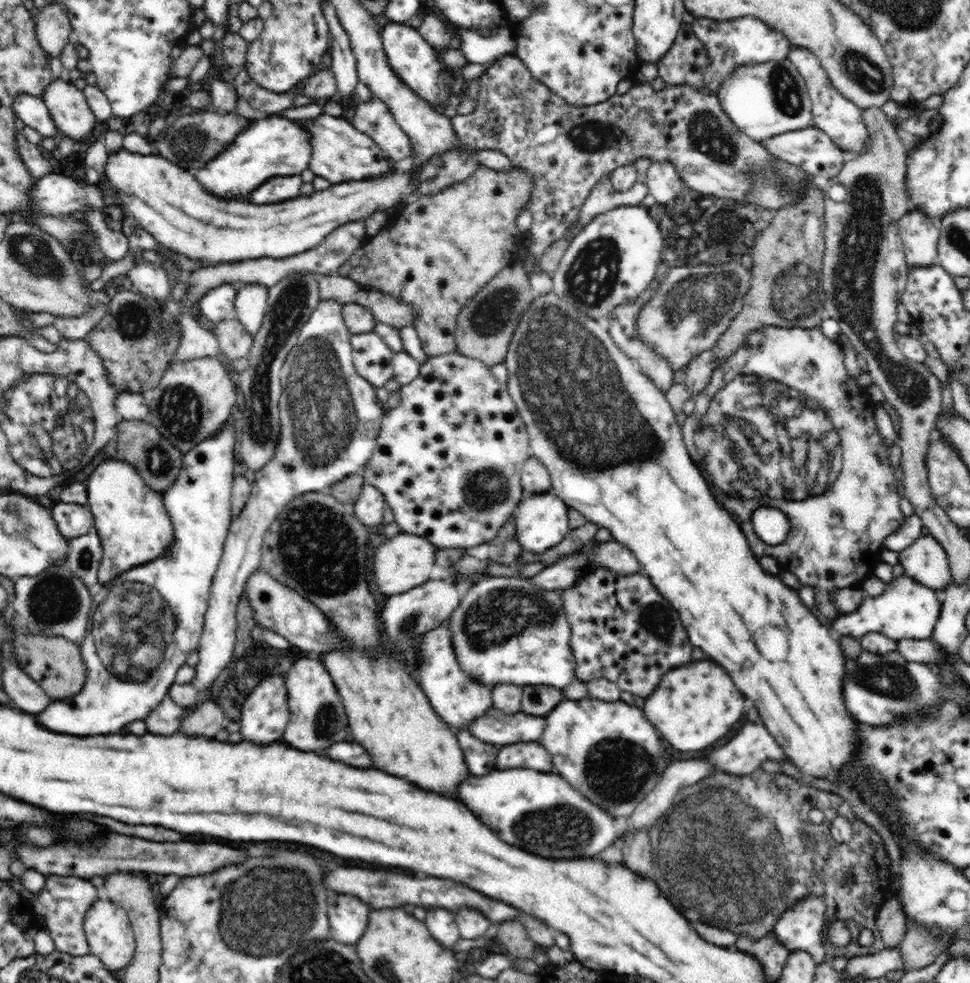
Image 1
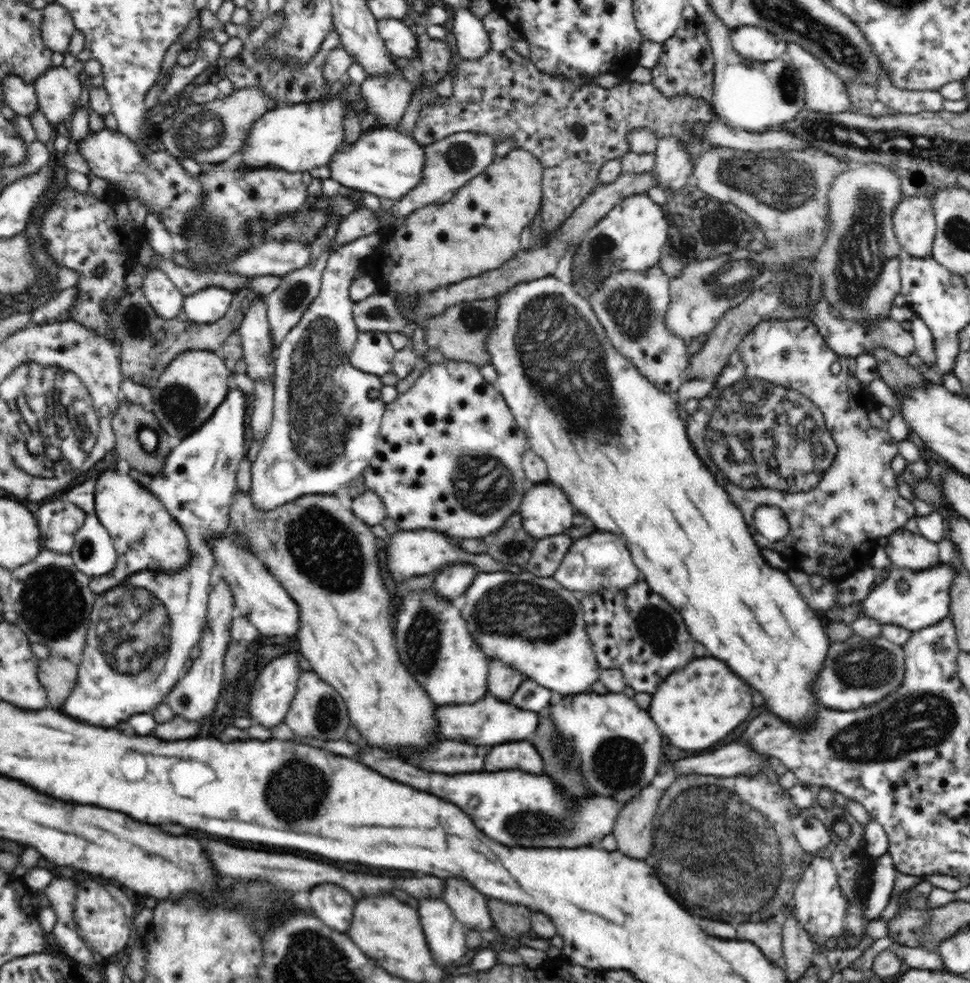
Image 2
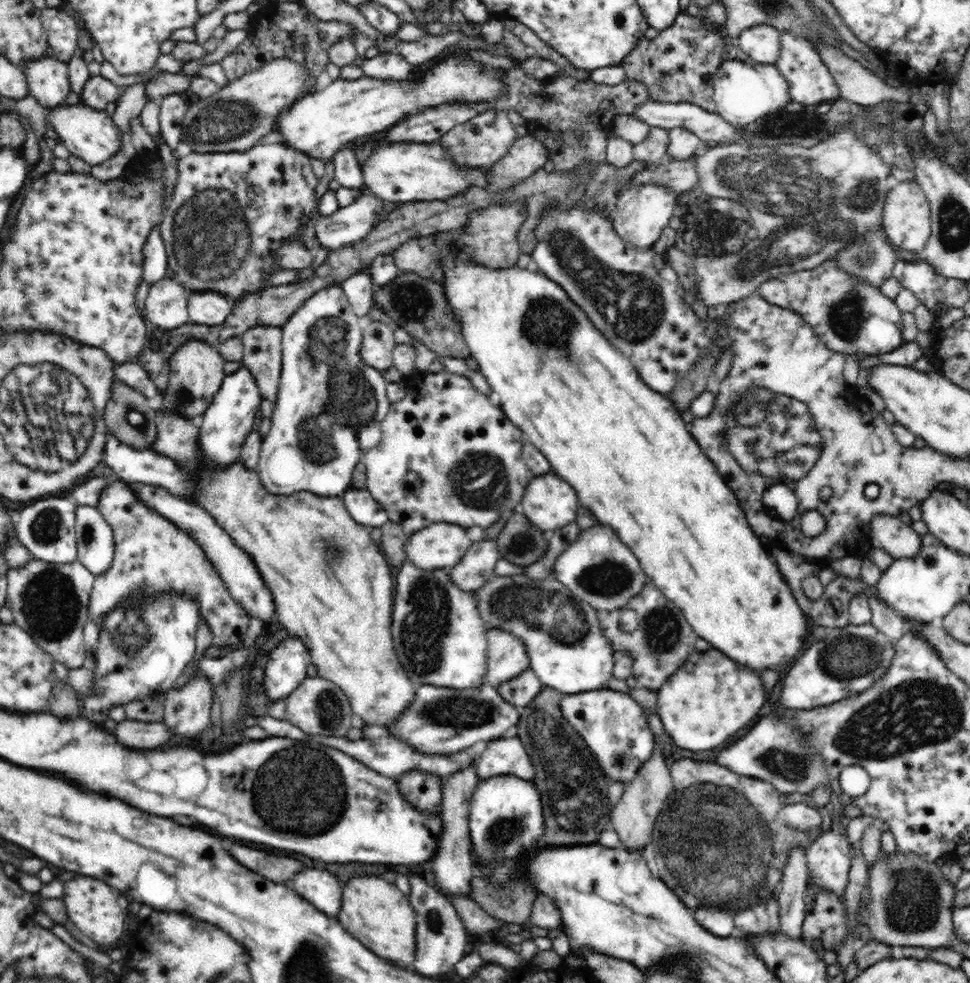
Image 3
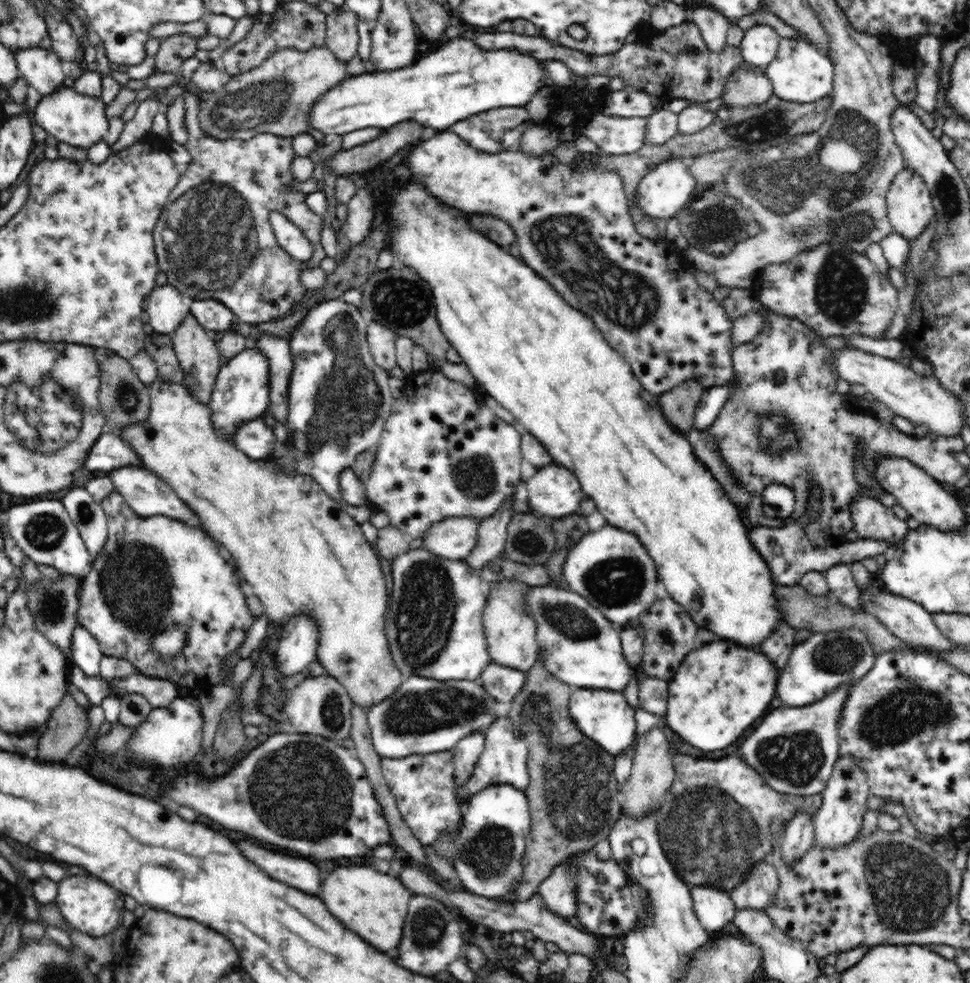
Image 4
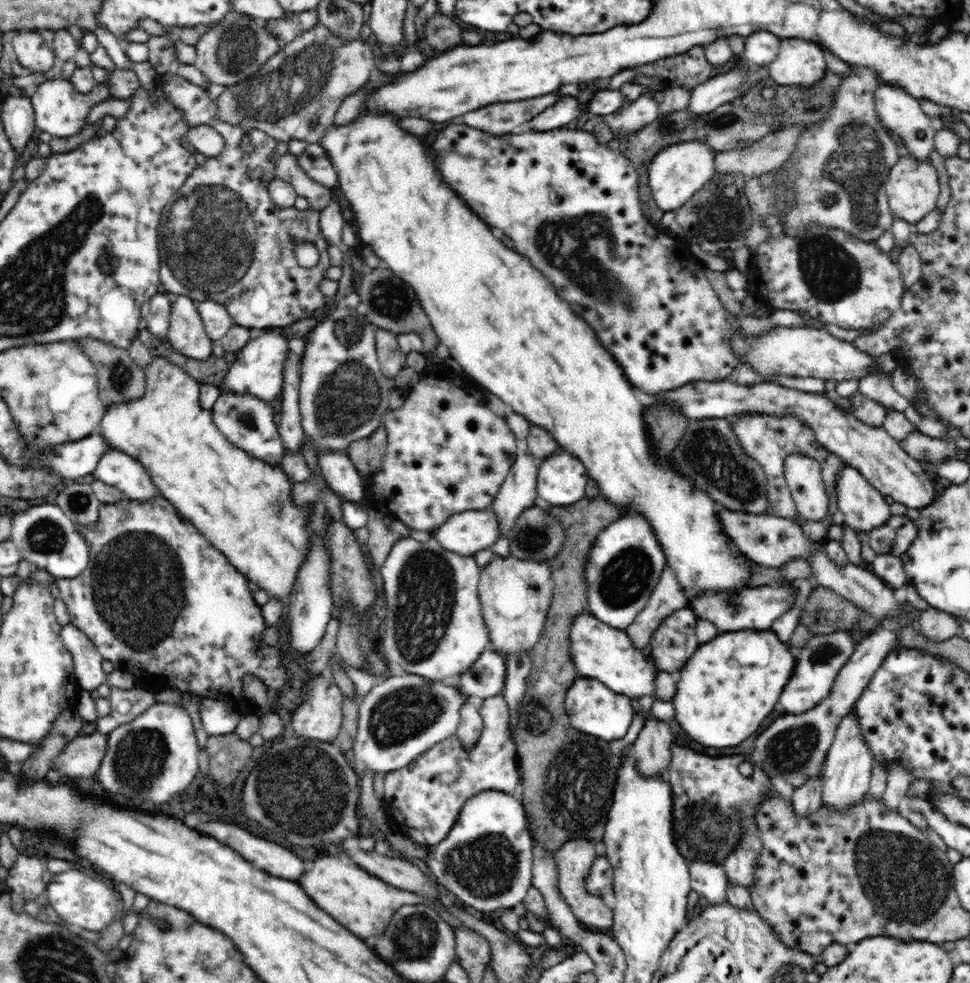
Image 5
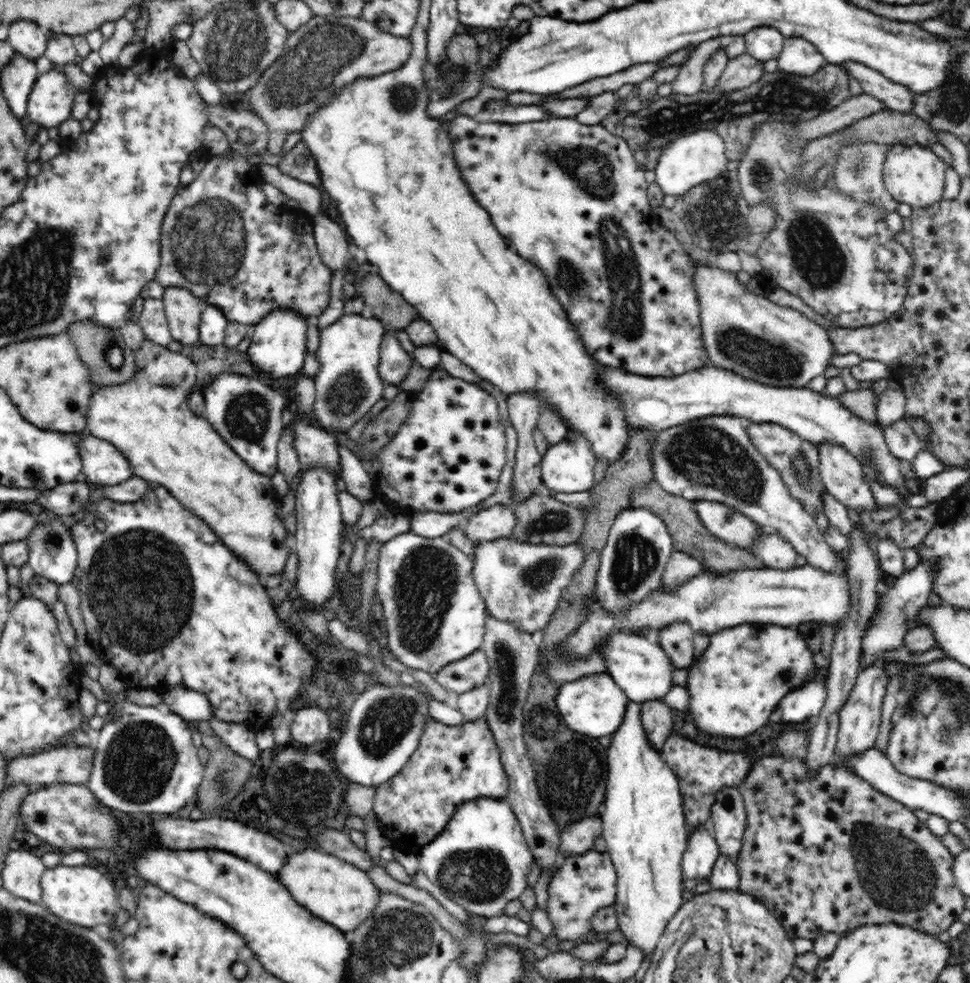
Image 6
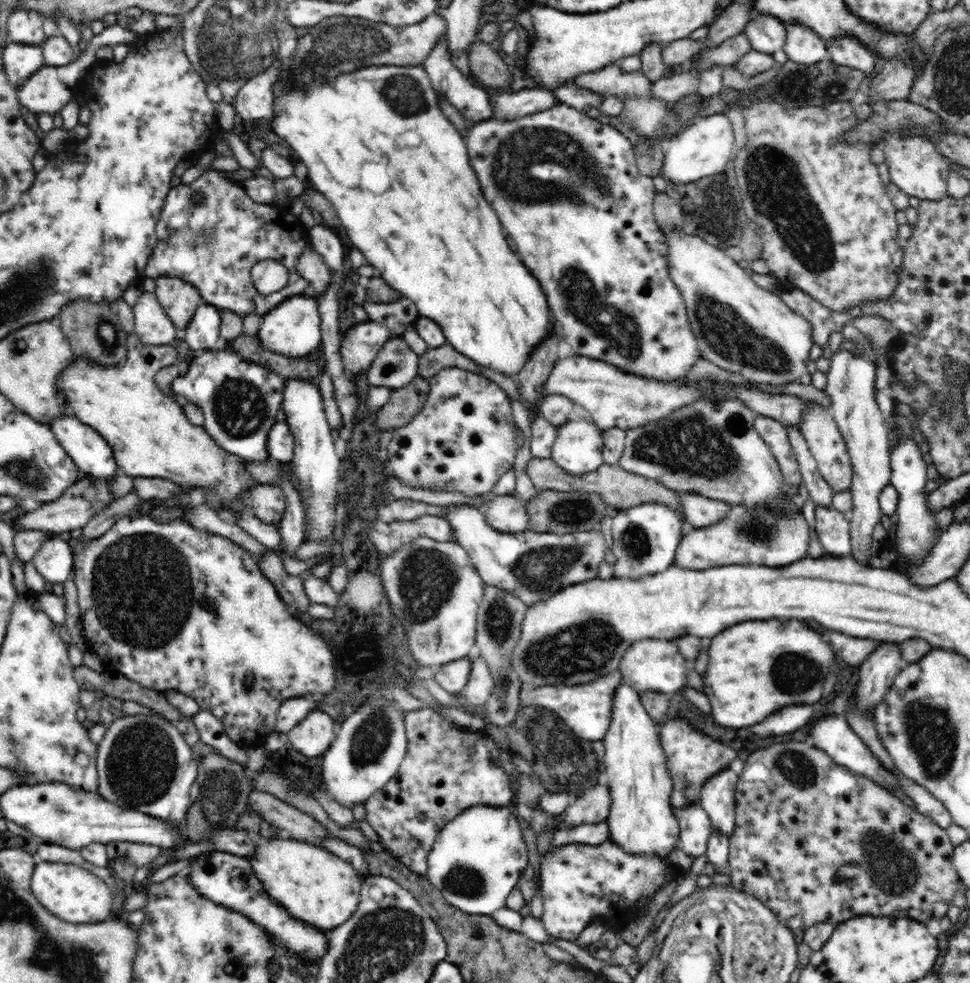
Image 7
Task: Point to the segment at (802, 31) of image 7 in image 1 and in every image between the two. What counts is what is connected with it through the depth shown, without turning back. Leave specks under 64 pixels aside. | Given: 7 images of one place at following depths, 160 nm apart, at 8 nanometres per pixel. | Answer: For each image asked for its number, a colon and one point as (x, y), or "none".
1: (840, 119)
2: (824, 91)
3: (810, 82)
4: (800, 73)
5: (799, 62)
6: (798, 56)

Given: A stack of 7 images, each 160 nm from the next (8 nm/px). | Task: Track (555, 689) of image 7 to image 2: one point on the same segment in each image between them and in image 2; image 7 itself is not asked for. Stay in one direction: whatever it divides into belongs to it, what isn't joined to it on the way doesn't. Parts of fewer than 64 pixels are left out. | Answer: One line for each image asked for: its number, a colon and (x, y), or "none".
2: (617, 743)
3: (613, 725)
4: (604, 716)
5: (594, 709)
6: (594, 705)

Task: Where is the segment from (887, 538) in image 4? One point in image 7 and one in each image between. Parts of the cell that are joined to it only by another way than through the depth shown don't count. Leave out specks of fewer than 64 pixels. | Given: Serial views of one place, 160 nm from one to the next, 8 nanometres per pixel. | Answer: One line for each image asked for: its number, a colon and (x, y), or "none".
5: (863, 508)
6: (841, 472)
7: (824, 439)

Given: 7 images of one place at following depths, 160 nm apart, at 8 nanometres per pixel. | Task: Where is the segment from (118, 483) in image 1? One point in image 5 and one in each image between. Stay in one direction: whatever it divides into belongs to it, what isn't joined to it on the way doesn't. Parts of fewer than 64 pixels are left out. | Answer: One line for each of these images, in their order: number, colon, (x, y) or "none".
2: (146, 537)
3: (151, 553)
4: (171, 573)
5: (161, 602)

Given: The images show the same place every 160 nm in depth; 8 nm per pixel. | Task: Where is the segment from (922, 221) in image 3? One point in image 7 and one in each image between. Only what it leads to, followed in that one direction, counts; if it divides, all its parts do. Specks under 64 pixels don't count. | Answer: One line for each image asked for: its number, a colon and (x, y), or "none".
4: (910, 208)
5: (912, 188)
6: (915, 175)
7: (915, 167)

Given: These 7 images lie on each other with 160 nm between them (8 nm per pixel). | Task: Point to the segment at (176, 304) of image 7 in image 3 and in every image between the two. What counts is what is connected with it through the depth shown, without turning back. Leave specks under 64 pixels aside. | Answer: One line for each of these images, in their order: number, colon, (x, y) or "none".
3: (196, 369)
4: (196, 350)
5: (186, 333)
6: (183, 310)

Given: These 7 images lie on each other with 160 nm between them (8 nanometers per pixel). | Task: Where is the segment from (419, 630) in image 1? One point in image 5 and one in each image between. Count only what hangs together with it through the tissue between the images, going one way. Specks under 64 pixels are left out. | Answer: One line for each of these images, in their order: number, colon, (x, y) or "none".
2: (456, 579)
3: (476, 567)
4: (492, 532)
5: (518, 491)

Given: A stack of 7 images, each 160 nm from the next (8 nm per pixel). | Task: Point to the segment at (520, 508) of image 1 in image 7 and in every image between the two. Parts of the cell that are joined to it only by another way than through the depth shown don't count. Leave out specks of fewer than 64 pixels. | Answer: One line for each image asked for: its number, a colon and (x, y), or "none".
2: (546, 511)
3: (549, 503)
4: (553, 492)
5: (561, 479)
6: (568, 466)
7: (578, 449)

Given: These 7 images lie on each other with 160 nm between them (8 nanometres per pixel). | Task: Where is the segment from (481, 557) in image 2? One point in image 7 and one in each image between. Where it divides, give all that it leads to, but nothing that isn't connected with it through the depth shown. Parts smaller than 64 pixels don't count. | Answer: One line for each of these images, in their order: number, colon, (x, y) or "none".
3: (441, 545)
4: (454, 538)
5: (465, 533)
6: (486, 524)
7: (506, 513)

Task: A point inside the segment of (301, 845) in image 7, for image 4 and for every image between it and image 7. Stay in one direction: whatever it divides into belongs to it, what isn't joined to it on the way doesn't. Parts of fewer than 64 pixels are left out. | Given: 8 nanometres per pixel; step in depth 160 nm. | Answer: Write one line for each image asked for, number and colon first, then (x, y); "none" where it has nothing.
4: (372, 904)
5: (364, 904)
6: (336, 891)

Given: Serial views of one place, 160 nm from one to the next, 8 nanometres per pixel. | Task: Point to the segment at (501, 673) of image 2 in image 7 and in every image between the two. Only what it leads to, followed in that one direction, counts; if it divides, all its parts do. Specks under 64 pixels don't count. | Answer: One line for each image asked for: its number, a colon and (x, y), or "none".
3: (506, 655)
4: (510, 631)
5: (515, 595)
6: (521, 583)
7: (534, 566)

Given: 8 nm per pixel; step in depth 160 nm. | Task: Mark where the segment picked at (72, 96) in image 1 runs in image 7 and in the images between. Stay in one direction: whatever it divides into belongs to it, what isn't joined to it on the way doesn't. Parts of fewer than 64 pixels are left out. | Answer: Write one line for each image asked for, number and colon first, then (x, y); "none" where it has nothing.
2: (58, 90)
3: (48, 81)
4: (43, 70)
5: (30, 50)
6: (27, 38)
7: (24, 26)

